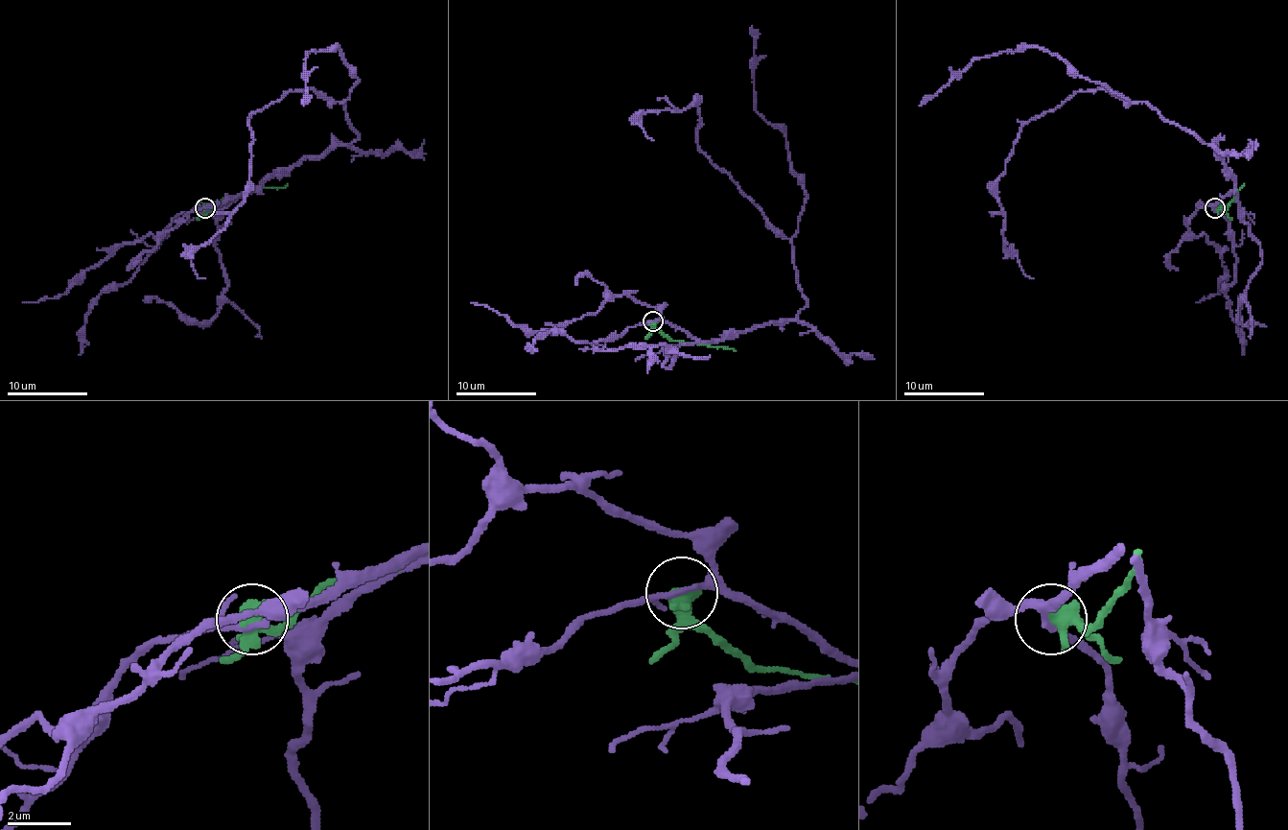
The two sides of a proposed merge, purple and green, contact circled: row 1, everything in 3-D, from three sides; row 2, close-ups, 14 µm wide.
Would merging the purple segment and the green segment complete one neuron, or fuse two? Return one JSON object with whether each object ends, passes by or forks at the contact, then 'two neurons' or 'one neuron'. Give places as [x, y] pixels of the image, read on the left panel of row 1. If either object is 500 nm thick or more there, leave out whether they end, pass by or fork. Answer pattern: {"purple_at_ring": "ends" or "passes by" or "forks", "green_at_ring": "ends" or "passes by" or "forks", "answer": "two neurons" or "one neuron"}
{"purple_at_ring": "passes by", "green_at_ring": "passes by", "answer": "two neurons"}

